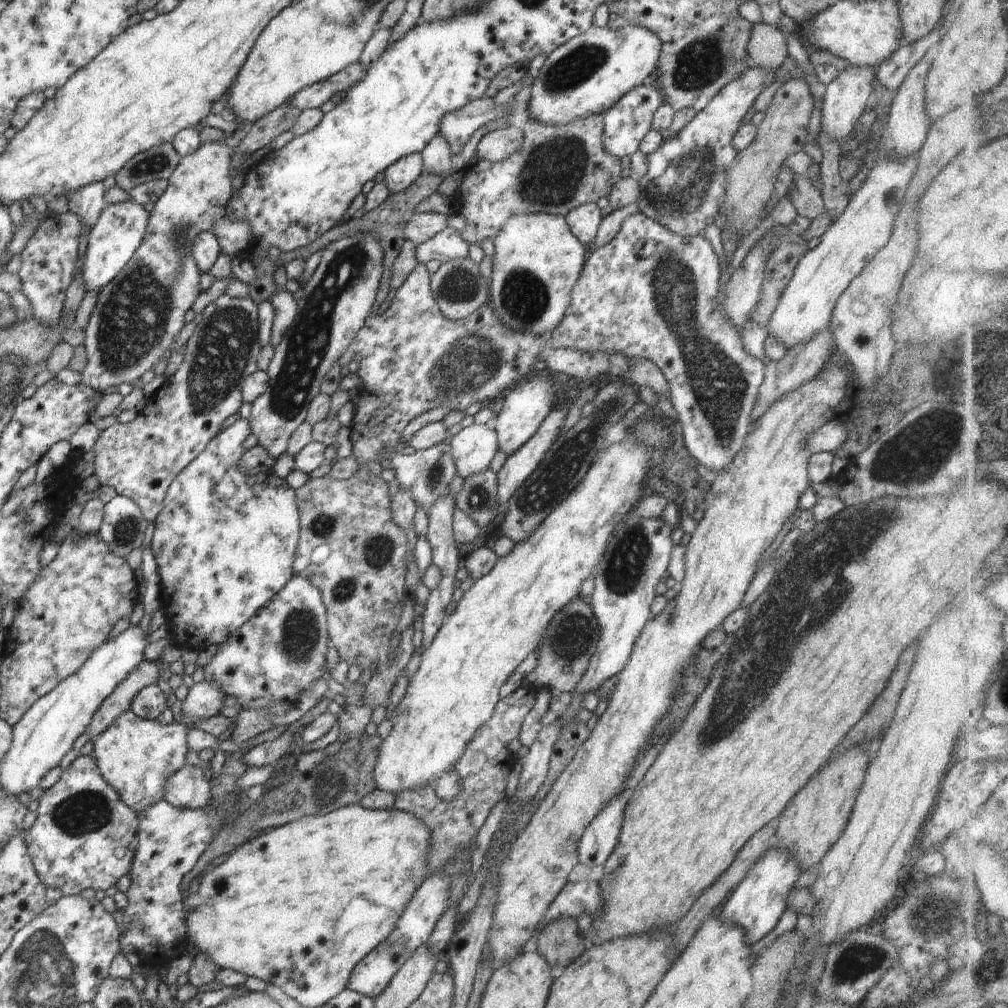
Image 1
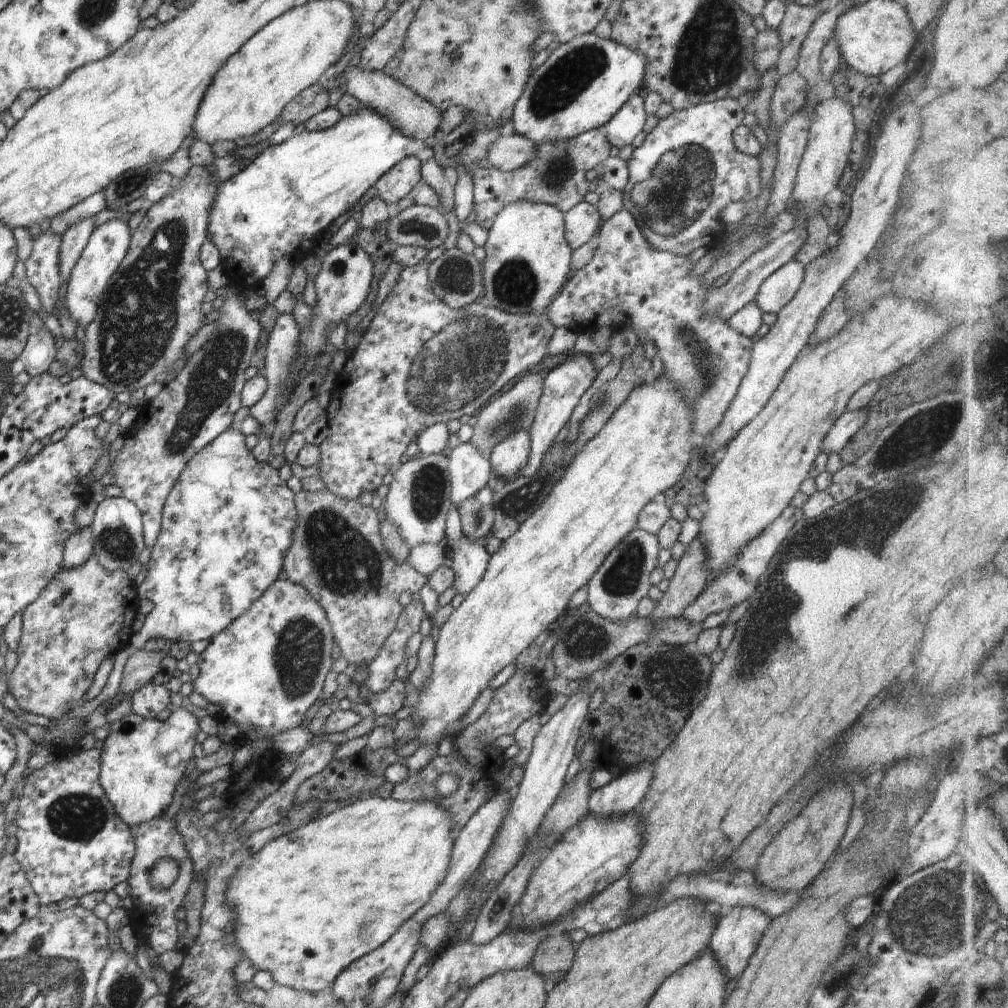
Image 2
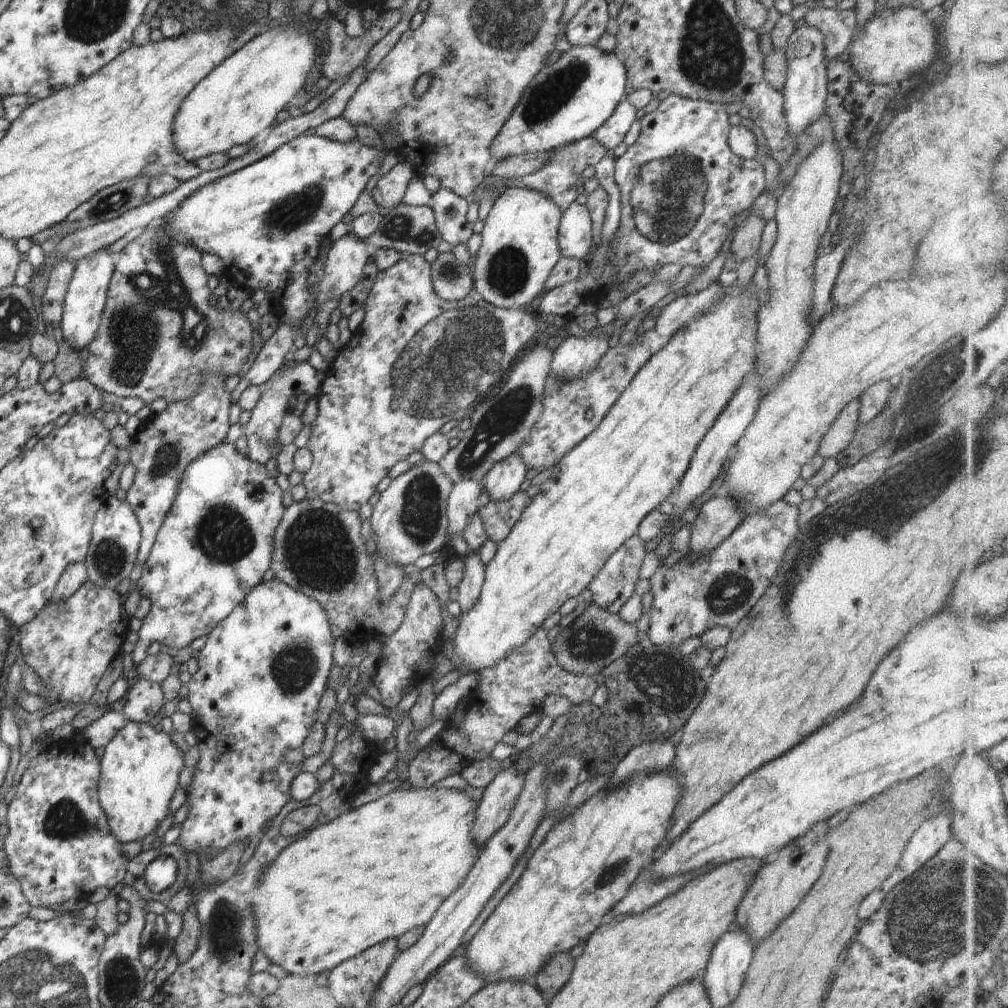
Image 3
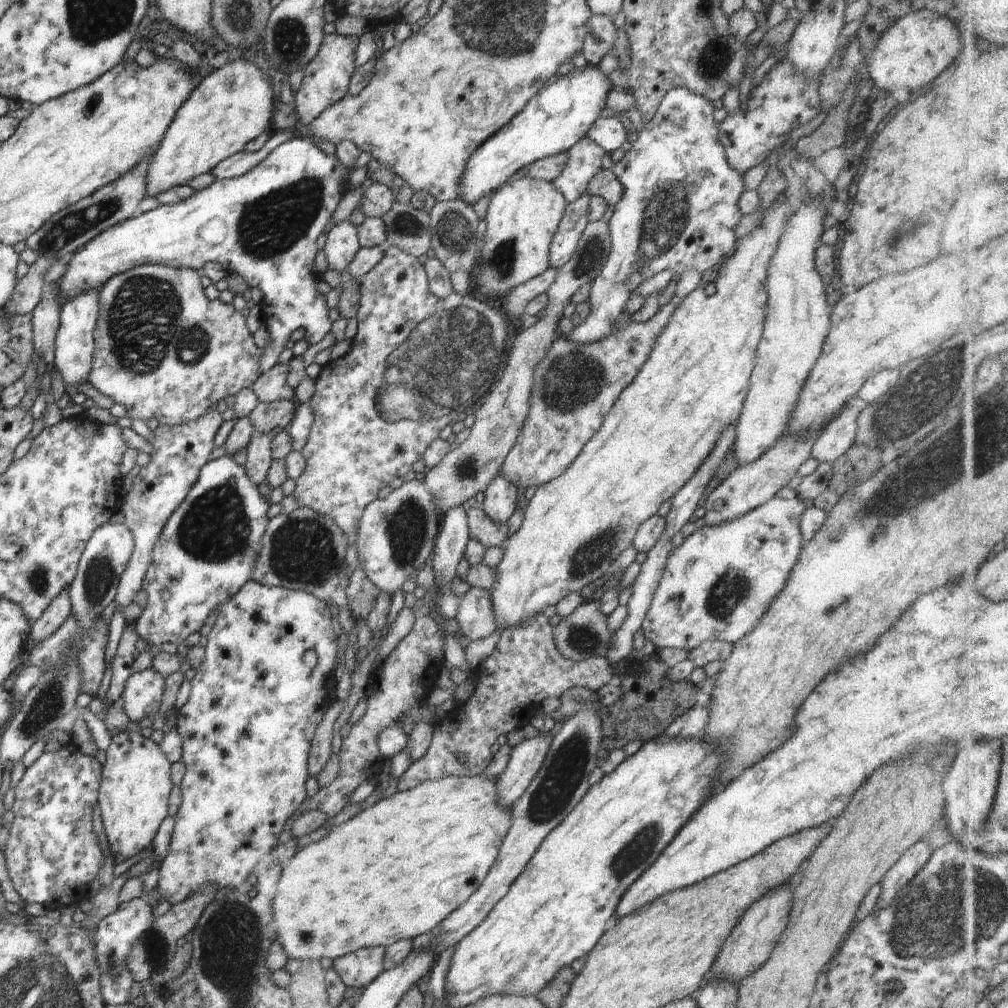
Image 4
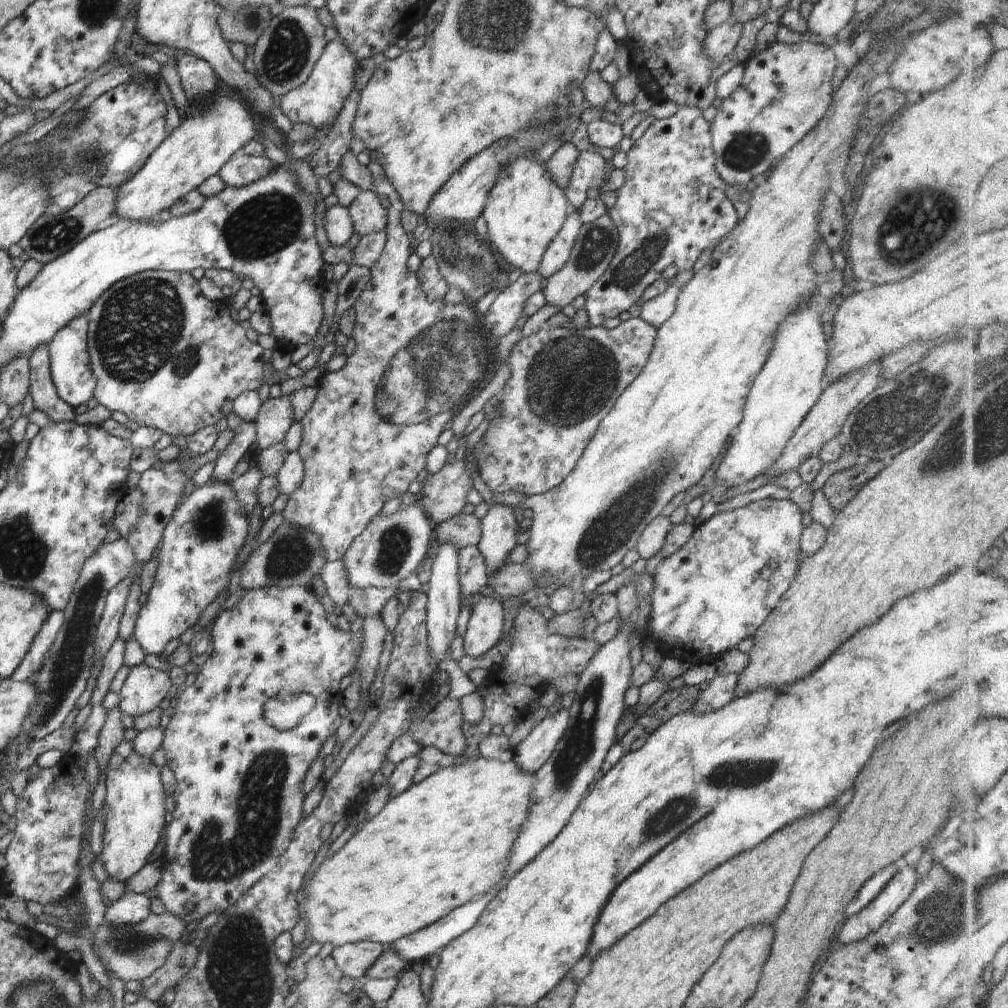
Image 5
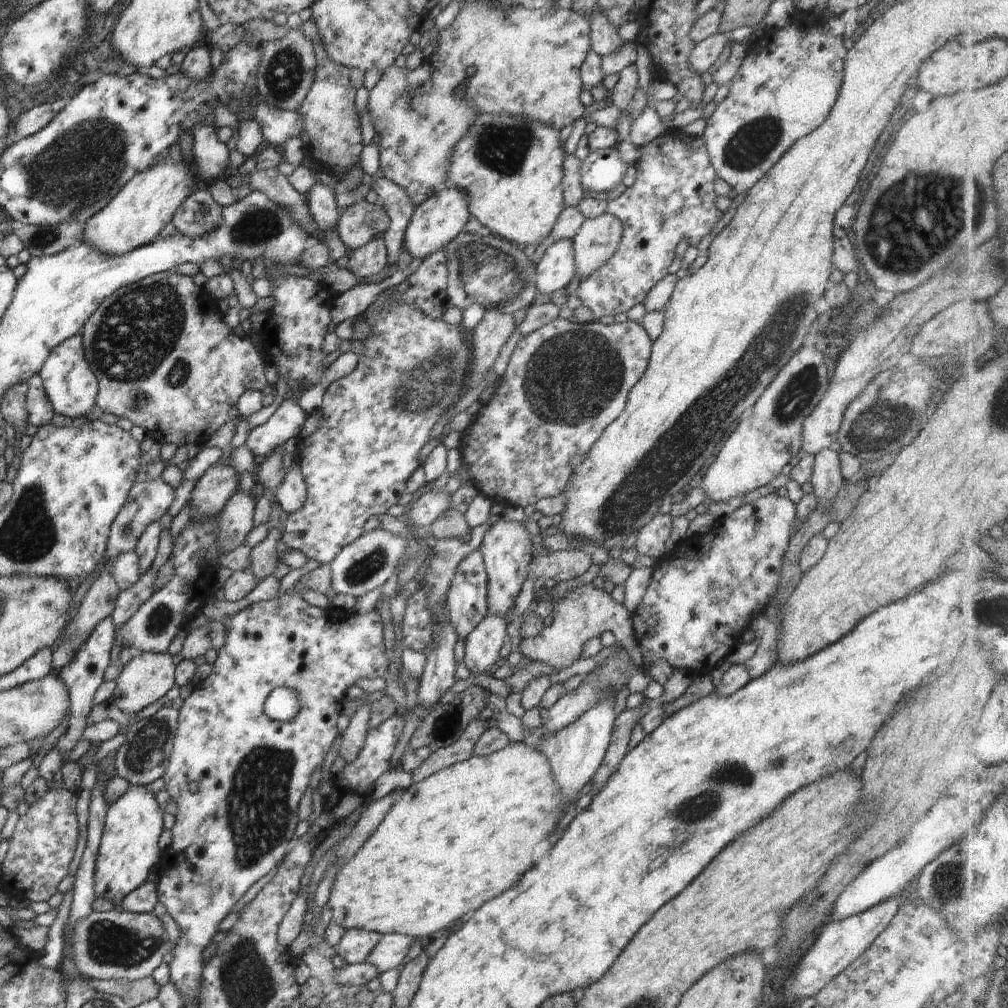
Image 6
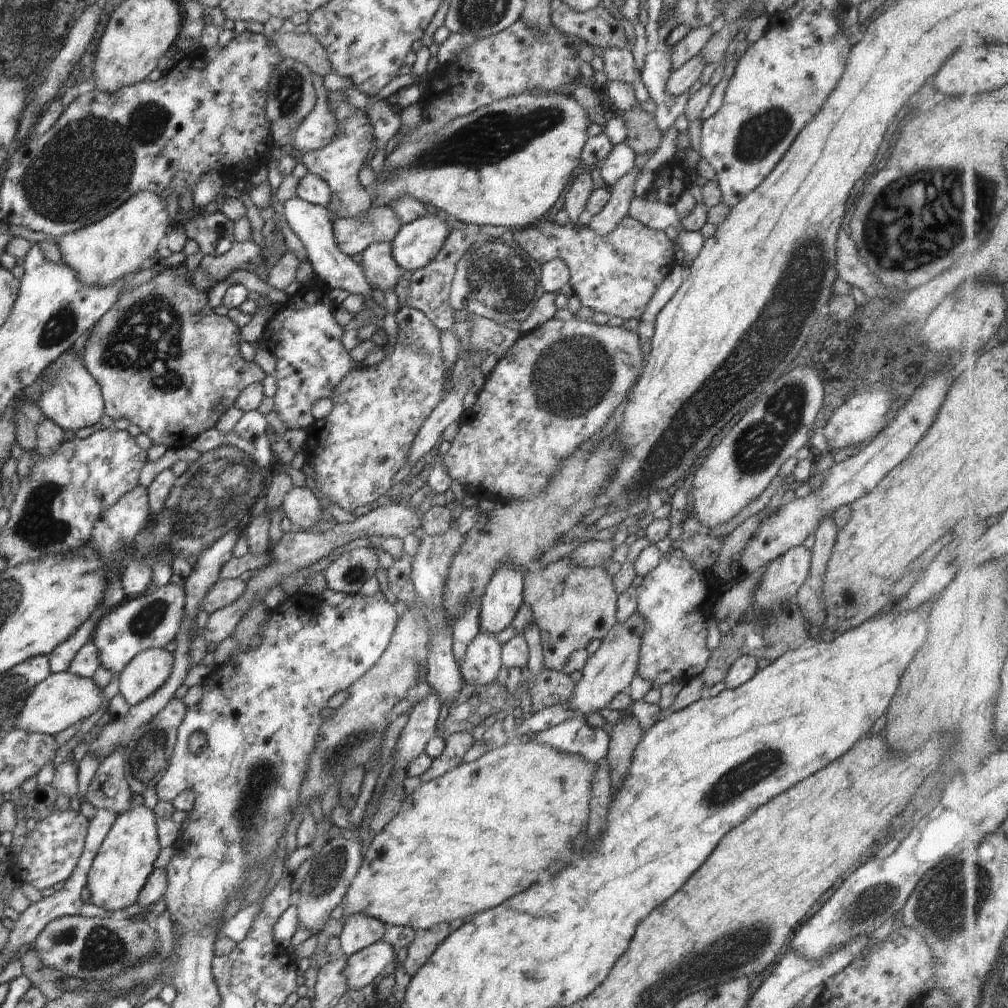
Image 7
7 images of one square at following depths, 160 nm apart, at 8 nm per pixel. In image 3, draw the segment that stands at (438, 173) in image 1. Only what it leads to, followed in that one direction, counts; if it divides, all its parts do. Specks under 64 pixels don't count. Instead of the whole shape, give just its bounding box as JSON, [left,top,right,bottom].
[429,188,473,250]

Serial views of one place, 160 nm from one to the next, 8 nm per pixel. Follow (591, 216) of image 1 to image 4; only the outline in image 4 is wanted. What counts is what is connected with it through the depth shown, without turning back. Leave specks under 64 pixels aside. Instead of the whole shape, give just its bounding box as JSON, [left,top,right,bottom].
[549,193,591,269]

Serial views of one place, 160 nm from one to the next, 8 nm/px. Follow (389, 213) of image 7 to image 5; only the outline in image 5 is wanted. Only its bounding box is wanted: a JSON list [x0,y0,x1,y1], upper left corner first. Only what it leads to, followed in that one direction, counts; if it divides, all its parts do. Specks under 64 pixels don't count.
[347,191,387,239]

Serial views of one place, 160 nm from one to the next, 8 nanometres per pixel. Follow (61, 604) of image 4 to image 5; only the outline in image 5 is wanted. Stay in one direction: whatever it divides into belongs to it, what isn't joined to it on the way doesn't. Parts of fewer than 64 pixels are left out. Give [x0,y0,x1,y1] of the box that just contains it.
[10,611,64,681]

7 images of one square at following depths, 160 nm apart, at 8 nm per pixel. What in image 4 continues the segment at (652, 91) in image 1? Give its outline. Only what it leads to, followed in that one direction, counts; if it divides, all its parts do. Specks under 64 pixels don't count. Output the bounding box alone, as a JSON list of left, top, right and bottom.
[587,117,627,153]

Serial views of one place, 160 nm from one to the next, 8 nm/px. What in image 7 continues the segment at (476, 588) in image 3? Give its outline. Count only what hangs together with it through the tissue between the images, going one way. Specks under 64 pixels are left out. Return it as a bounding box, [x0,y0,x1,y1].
[459,633,502,685]

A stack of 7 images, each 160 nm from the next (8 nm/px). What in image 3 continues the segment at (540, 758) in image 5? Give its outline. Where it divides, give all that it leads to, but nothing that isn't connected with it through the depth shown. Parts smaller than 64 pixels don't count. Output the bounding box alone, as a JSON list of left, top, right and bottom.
[473,766,525,848]

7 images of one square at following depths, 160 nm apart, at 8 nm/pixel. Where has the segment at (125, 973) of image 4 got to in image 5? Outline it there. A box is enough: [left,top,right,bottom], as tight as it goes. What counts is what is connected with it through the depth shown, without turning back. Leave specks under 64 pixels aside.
[105,890,151,924]

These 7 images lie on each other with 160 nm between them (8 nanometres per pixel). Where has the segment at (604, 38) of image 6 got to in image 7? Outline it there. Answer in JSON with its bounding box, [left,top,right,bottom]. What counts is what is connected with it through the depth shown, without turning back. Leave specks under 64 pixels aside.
[596,47,650,103]

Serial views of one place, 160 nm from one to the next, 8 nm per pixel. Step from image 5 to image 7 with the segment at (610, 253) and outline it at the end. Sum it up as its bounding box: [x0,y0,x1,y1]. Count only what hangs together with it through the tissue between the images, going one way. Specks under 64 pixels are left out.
[588,165,642,235]

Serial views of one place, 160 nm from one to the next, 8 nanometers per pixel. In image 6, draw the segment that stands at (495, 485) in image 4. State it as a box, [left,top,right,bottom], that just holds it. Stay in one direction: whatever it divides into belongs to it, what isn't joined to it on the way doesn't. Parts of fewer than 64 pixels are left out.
[480,521,535,617]

